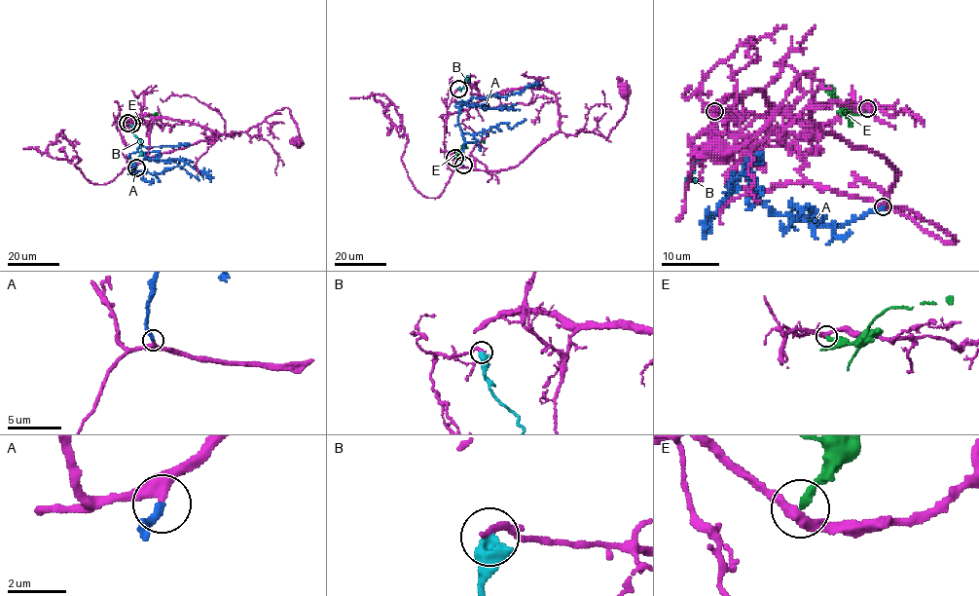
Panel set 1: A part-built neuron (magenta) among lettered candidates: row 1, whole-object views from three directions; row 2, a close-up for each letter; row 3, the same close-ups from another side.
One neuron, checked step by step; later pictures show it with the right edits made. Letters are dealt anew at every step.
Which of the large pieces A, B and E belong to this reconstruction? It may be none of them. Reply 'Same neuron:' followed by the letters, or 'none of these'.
Same neuron: A

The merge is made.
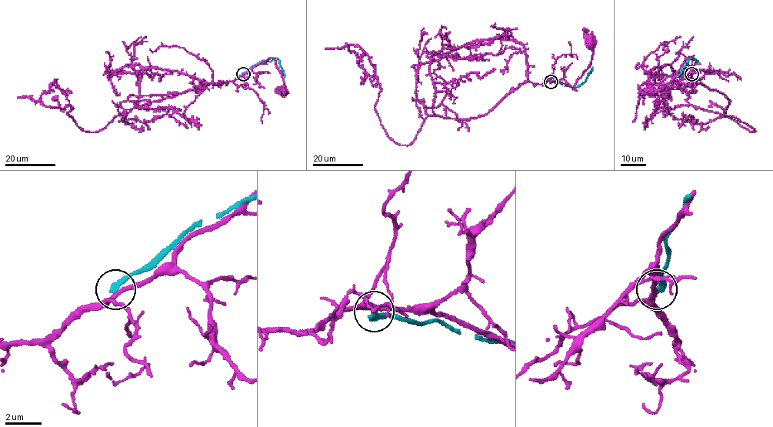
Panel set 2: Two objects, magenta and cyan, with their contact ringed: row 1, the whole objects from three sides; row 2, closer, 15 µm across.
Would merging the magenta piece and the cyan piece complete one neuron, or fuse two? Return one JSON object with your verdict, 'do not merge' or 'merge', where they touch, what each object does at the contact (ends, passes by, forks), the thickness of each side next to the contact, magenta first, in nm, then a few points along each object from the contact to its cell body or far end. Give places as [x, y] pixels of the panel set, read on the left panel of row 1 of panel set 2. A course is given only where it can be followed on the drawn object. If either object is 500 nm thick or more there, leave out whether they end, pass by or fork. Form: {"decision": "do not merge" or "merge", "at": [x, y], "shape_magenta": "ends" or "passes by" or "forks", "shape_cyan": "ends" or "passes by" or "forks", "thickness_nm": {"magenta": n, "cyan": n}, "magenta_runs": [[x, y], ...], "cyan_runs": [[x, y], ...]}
{"decision": "do not merge", "at": [243, 74], "shape_magenta": "forks", "shape_cyan": "ends", "thickness_nm": {"magenta": 200, "cyan": 280}, "magenta_runs": [[243, 75], [263, 61], [273, 58], [281, 75], [284, 90], [282, 89]], "cyan_runs": [[243, 74], [254, 64], [277, 58], [284, 77]]}

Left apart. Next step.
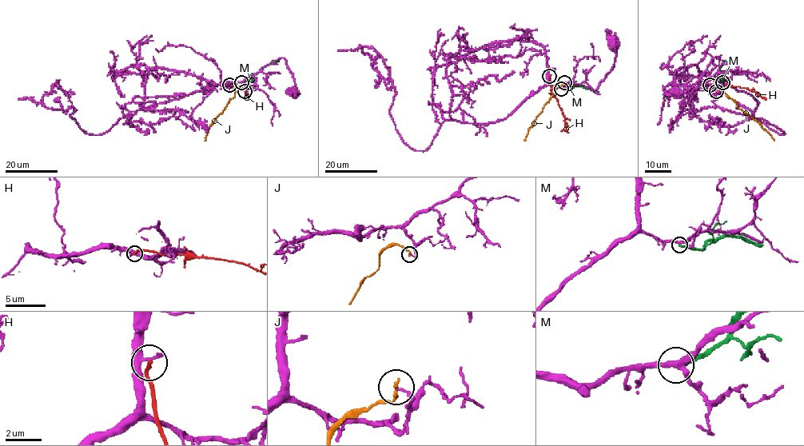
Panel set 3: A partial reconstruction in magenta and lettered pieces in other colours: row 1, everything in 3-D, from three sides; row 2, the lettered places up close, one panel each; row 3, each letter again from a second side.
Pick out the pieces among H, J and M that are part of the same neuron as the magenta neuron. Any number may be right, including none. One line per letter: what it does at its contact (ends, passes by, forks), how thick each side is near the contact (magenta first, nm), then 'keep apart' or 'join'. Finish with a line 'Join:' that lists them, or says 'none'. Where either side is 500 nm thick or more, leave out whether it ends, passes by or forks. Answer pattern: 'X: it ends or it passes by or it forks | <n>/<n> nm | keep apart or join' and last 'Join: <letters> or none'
H: it ends | 300/200 nm | keep apart
J: it ends | 120/190 nm | keep apart
M: it ends | 240/240 nm | keep apart
Join: none

